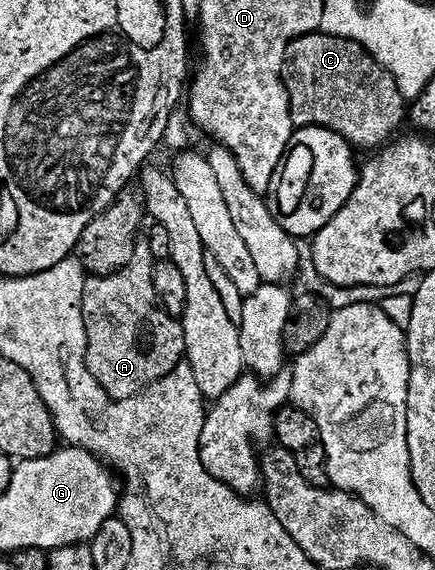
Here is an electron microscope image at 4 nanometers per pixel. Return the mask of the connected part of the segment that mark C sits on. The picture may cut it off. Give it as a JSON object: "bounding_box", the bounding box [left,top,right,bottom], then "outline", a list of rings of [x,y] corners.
{"bounding_box":[283,31,407,150],"outline":[[[323,31],[301,36],[287,46],[283,75],[285,89],[289,91],[294,129],[326,128],[349,141],[354,149],[377,150],[394,135],[392,132],[407,120],[407,102],[399,90],[396,78],[363,45],[354,40],[329,36]]]}

